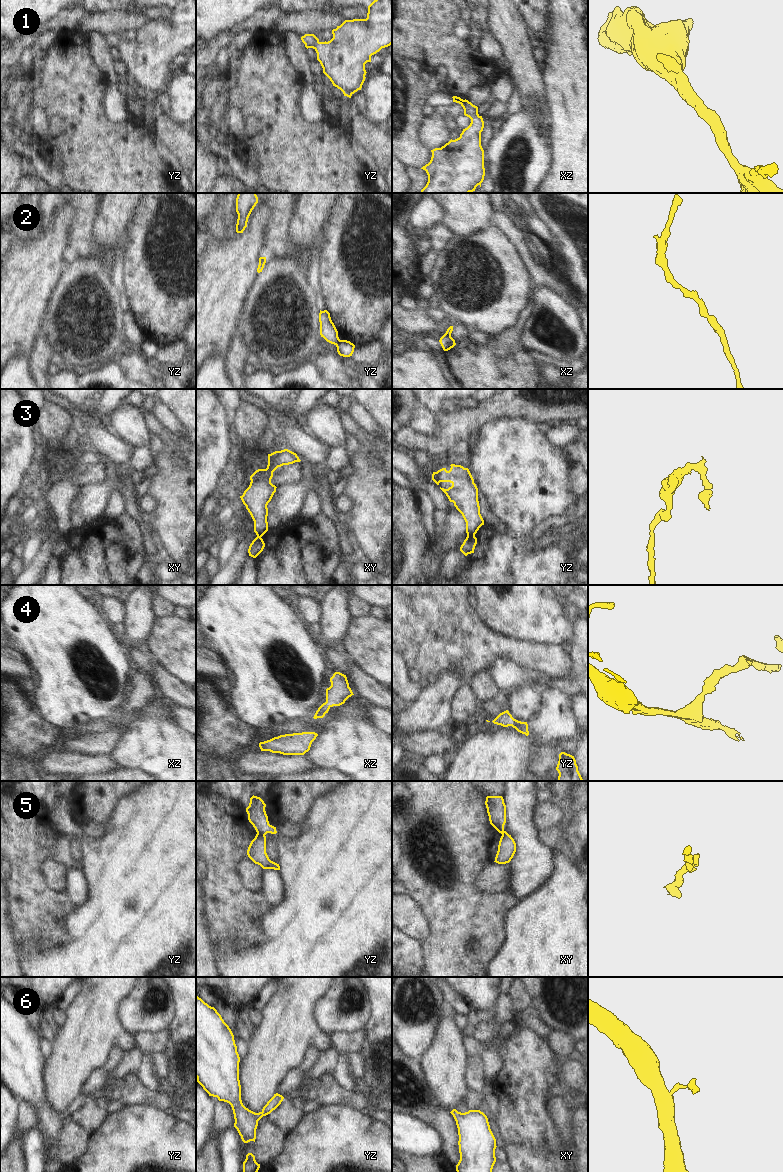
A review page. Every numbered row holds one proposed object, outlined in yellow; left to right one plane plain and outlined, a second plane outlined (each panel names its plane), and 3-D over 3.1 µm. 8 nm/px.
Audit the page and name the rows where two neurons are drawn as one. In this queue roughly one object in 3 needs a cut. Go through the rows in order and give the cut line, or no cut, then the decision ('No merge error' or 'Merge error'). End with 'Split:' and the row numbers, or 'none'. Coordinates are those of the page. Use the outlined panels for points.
1: No split. No merge error
2: Split along yz (340, 340), (336, 345). Merge error
3: Split along yz (474, 535), (467, 537). Merge error
4: No split. No merge error
5: Split along yz (257, 832), (264, 835). Merge error
6: No split. No merge error
Split: 2, 3, 5

